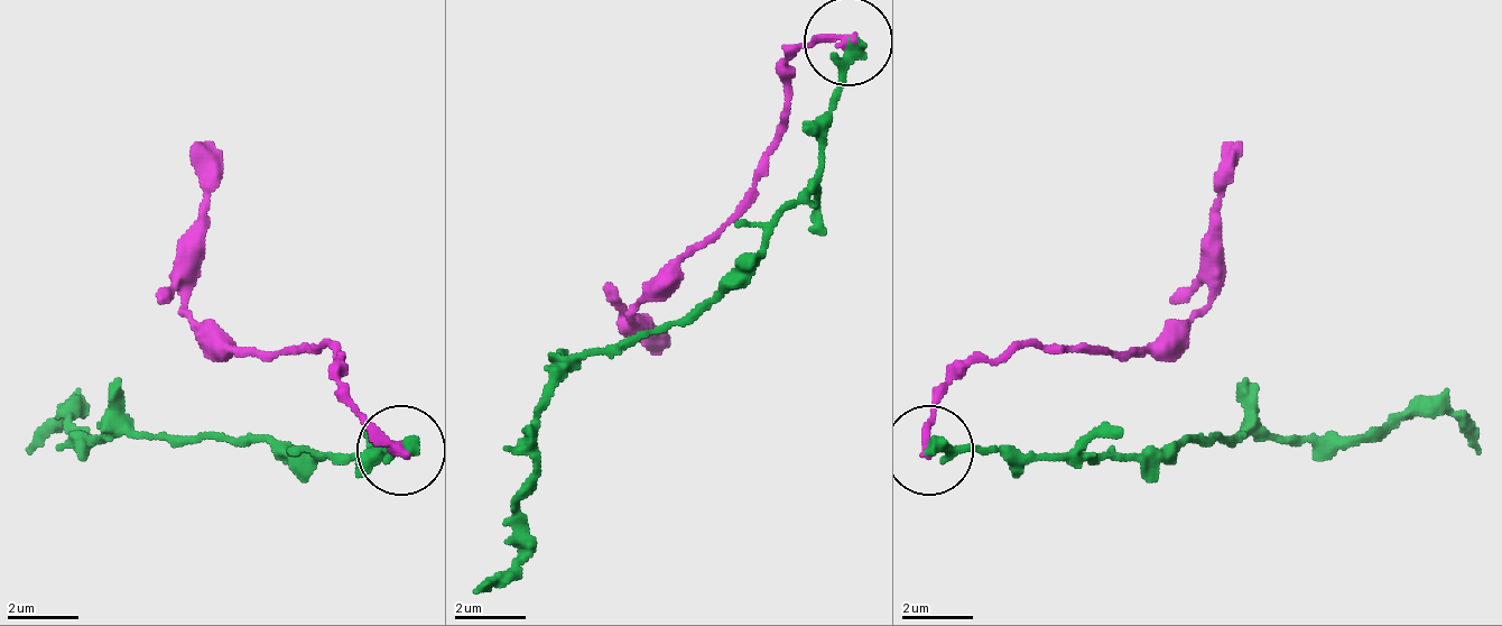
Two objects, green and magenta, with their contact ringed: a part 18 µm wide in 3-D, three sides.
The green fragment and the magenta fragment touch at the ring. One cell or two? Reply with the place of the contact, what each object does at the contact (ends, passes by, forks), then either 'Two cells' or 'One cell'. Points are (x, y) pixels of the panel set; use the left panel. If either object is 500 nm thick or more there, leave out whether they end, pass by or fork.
Place: (400, 450). At the ring green ends. At the ring magenta ends. Two cells

